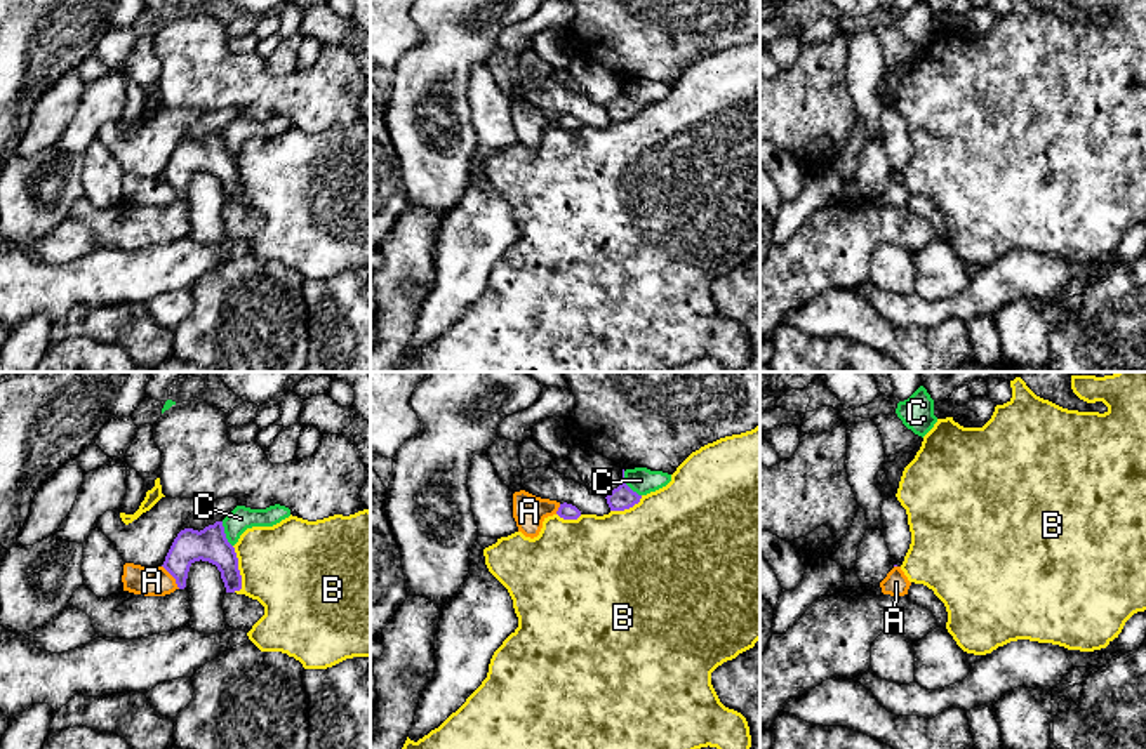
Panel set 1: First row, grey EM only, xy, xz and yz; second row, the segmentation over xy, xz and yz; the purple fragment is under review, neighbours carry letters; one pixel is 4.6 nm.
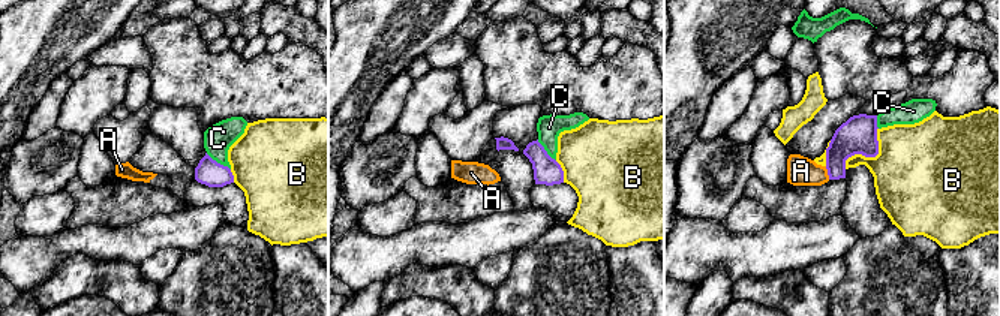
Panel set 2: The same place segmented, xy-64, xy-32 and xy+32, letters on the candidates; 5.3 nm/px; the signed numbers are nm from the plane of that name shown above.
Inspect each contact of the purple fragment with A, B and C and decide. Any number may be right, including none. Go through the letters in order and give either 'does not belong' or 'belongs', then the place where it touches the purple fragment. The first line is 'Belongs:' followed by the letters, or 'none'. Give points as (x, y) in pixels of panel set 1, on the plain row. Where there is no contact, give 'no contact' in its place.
Belongs: none
A: does not belong | xy (173, 186)
B: does not belong | xy (237, 179)
C: does not belong | xz (626, 96)

